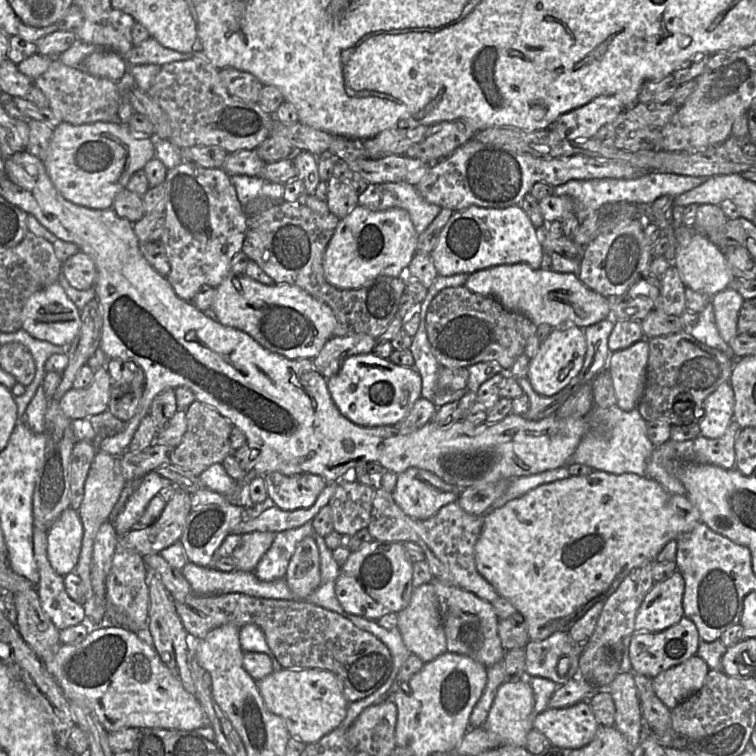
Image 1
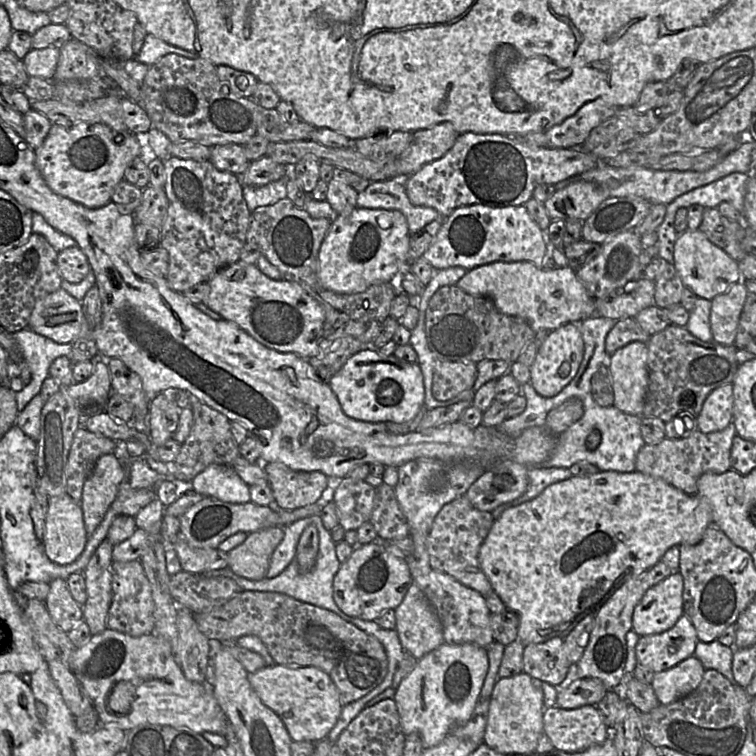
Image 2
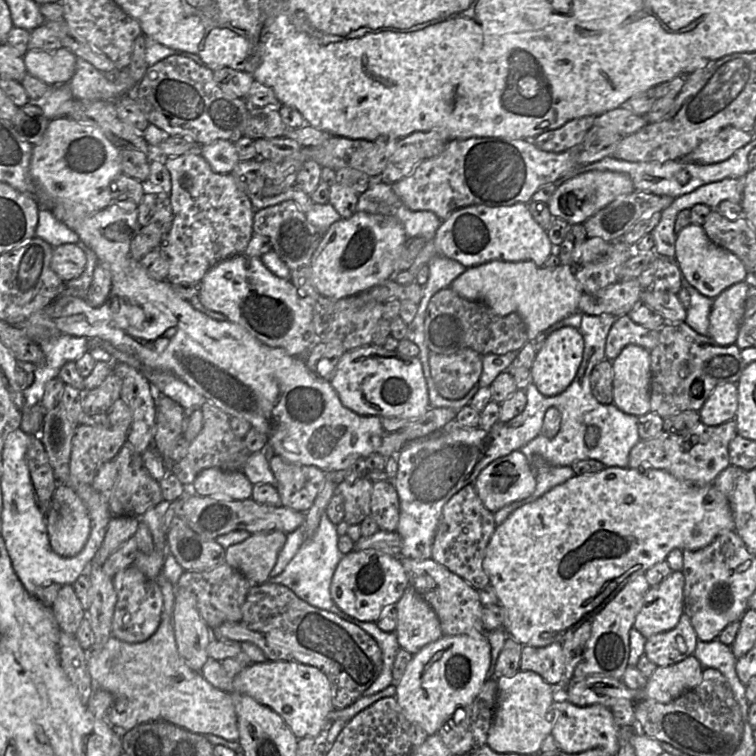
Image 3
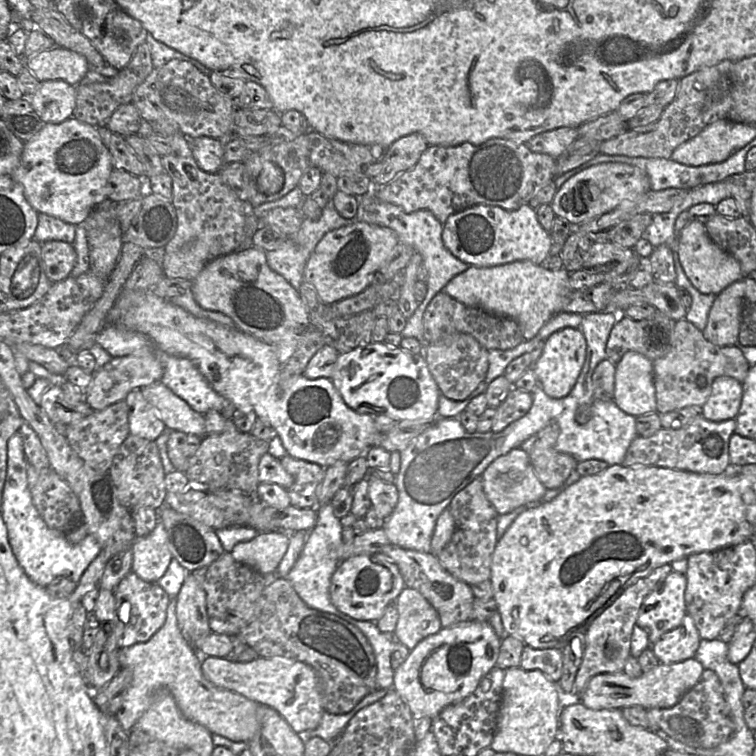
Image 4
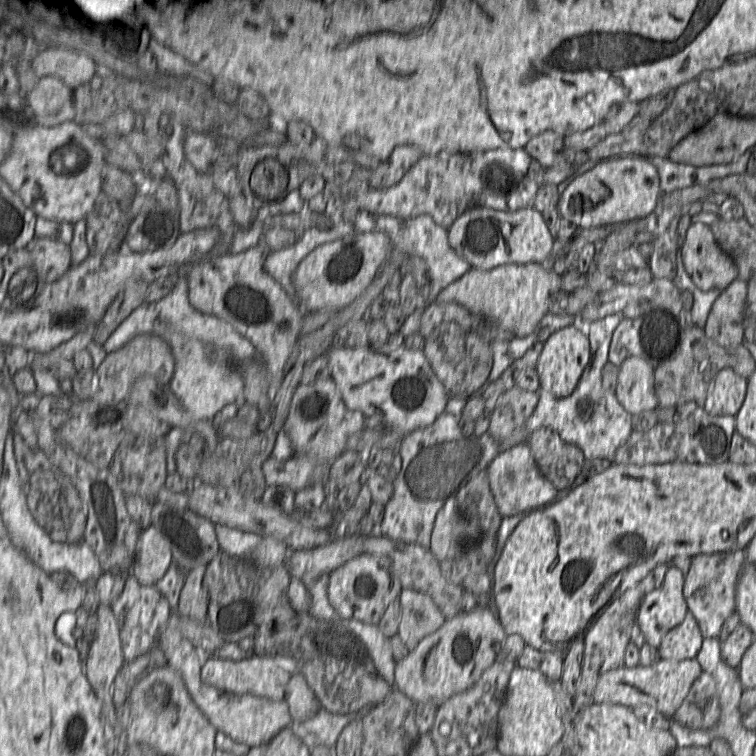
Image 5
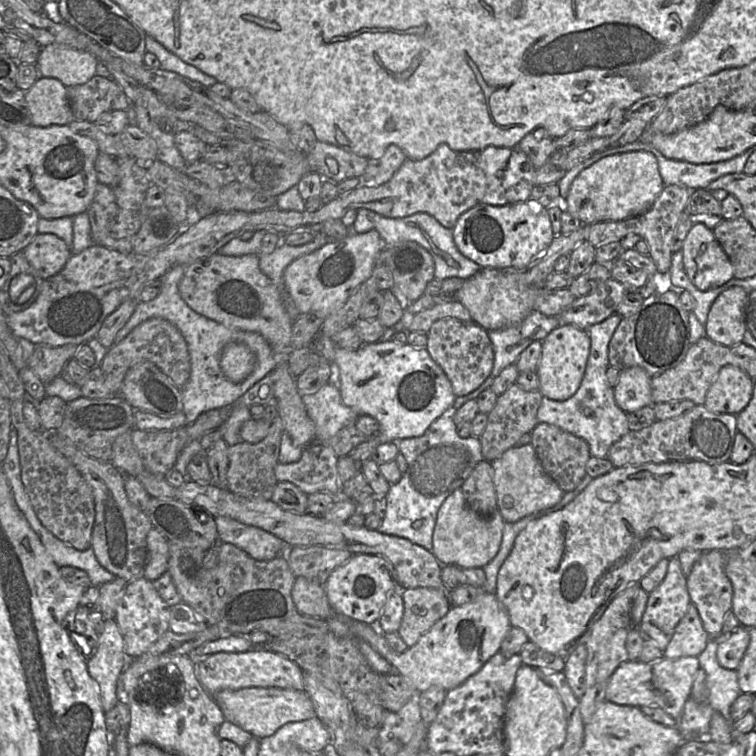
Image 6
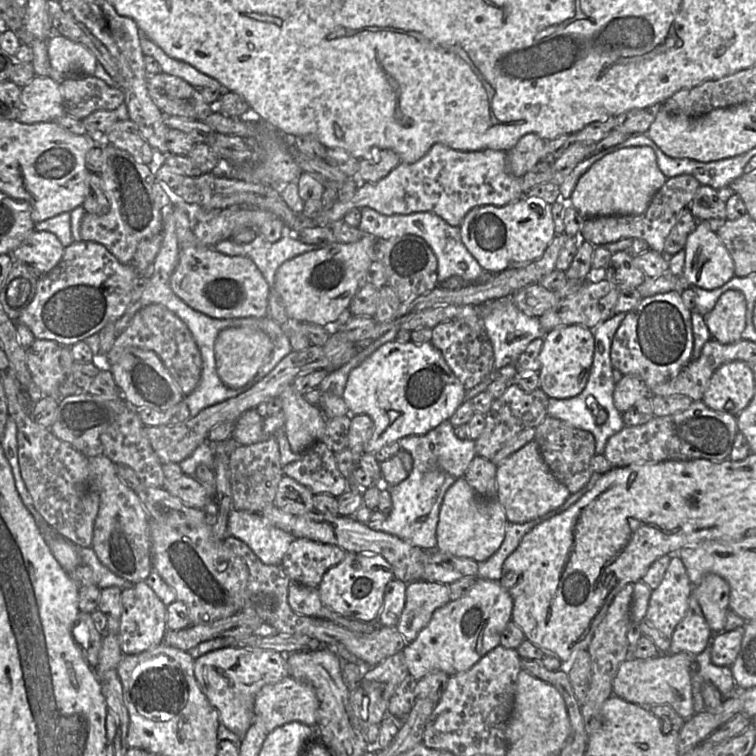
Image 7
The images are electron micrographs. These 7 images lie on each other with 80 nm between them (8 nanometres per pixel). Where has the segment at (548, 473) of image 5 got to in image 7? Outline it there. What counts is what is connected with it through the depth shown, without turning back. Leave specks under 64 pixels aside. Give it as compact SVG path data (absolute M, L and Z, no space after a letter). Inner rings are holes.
M547 415L535 428L534 440L550 471L560 483L567 487L570 495L587 485L592 475L590 461L596 454L595 439L592 433Z

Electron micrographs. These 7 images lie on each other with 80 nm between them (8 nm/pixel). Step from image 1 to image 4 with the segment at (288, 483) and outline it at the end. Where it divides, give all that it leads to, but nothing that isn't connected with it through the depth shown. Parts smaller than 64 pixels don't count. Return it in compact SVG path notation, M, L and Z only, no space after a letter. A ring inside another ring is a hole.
M289 455L282 457L280 463L294 478L288 489L290 504L298 508L315 508L318 490L324 479L324 468Z

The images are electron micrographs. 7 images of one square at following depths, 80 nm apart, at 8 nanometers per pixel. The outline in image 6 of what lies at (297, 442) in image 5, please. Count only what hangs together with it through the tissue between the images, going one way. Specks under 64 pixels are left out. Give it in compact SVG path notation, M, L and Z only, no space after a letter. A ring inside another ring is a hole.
M329 382L314 393L303 394L302 401L315 424L316 442L328 443L340 429L354 424L360 415L343 403L339 389Z

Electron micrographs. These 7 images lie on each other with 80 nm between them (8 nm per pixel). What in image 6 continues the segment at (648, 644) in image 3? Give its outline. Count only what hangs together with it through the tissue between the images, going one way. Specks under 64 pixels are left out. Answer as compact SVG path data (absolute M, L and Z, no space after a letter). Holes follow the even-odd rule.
M690 603L685 616L675 627L672 637L663 650L667 658L698 656L711 637L705 631L697 608Z

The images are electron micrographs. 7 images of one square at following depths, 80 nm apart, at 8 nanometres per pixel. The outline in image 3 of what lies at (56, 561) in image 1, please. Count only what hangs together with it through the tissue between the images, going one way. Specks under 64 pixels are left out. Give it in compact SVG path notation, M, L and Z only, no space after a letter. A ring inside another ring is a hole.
M59 483L45 516L52 550L62 557L73 557L85 546L91 520L85 503L68 483Z

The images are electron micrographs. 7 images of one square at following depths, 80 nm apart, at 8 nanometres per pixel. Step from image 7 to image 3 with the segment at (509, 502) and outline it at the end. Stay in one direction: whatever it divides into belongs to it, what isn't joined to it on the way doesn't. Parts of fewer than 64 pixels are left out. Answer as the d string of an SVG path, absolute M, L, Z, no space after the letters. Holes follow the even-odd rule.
M521 450L501 457L484 468L474 482L477 494L492 513L533 494L536 471Z

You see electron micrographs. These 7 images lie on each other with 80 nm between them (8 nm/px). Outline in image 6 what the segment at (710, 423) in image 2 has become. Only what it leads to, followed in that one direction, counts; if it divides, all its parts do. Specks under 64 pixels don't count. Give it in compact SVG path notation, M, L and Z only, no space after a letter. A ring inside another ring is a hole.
M726 365L711 384L704 405L716 414L738 415L749 404L753 387L754 380L743 370Z

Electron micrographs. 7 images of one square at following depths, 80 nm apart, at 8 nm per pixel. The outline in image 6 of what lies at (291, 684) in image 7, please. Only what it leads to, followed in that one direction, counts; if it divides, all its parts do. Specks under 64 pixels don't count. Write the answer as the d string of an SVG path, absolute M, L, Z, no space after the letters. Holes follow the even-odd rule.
M276 687L222 690L216 693L213 699L222 711L225 721L259 740L273 735L285 724L308 720L315 716L312 701L304 690Z

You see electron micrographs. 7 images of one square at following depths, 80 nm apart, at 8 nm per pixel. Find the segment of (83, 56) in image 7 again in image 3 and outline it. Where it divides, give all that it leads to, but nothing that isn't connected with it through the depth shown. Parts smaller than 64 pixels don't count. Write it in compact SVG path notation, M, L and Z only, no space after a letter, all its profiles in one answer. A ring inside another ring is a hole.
M62 47L54 50L28 50L23 57L28 74L49 86L70 81L75 73L77 57Z

